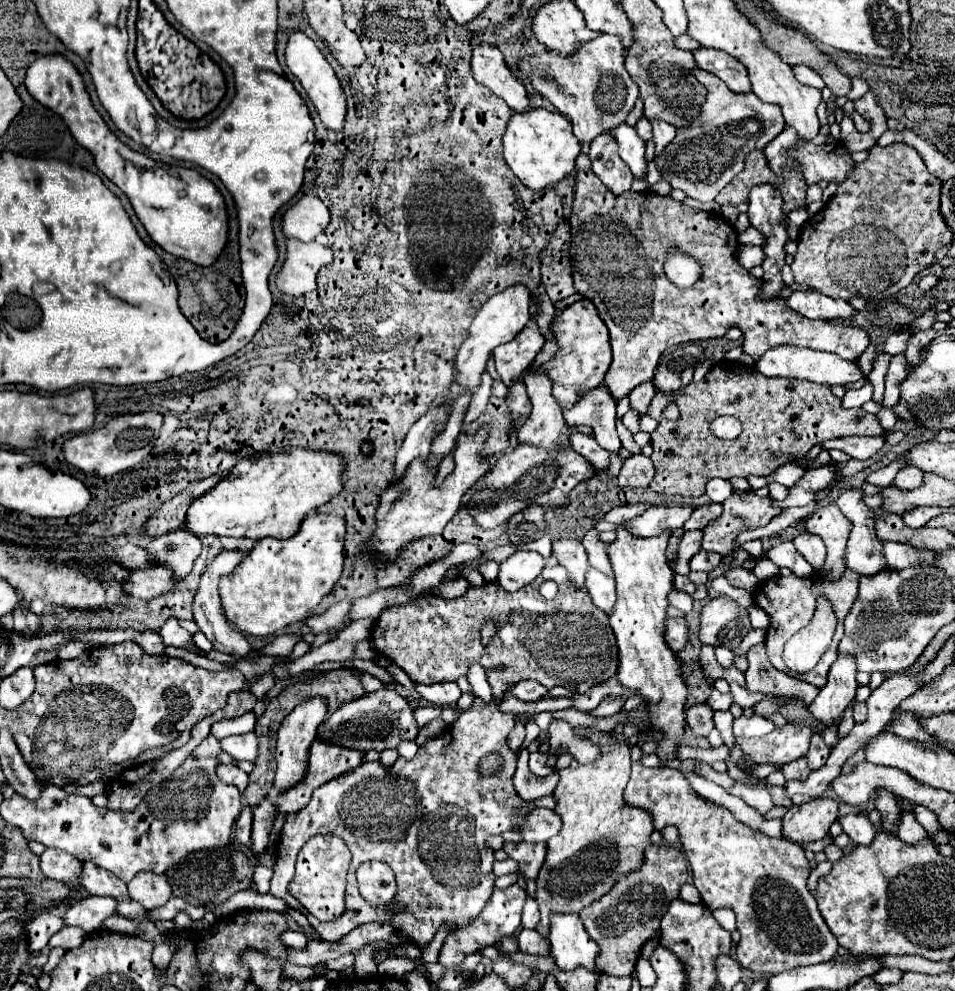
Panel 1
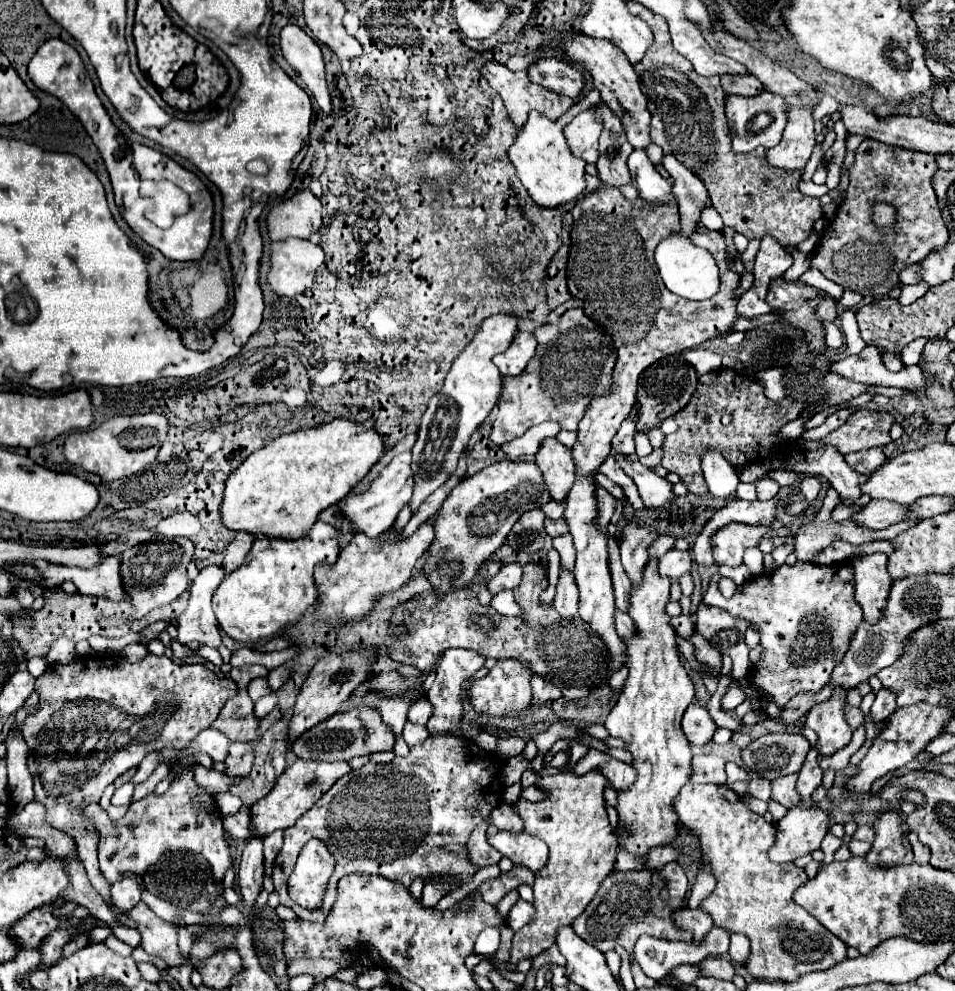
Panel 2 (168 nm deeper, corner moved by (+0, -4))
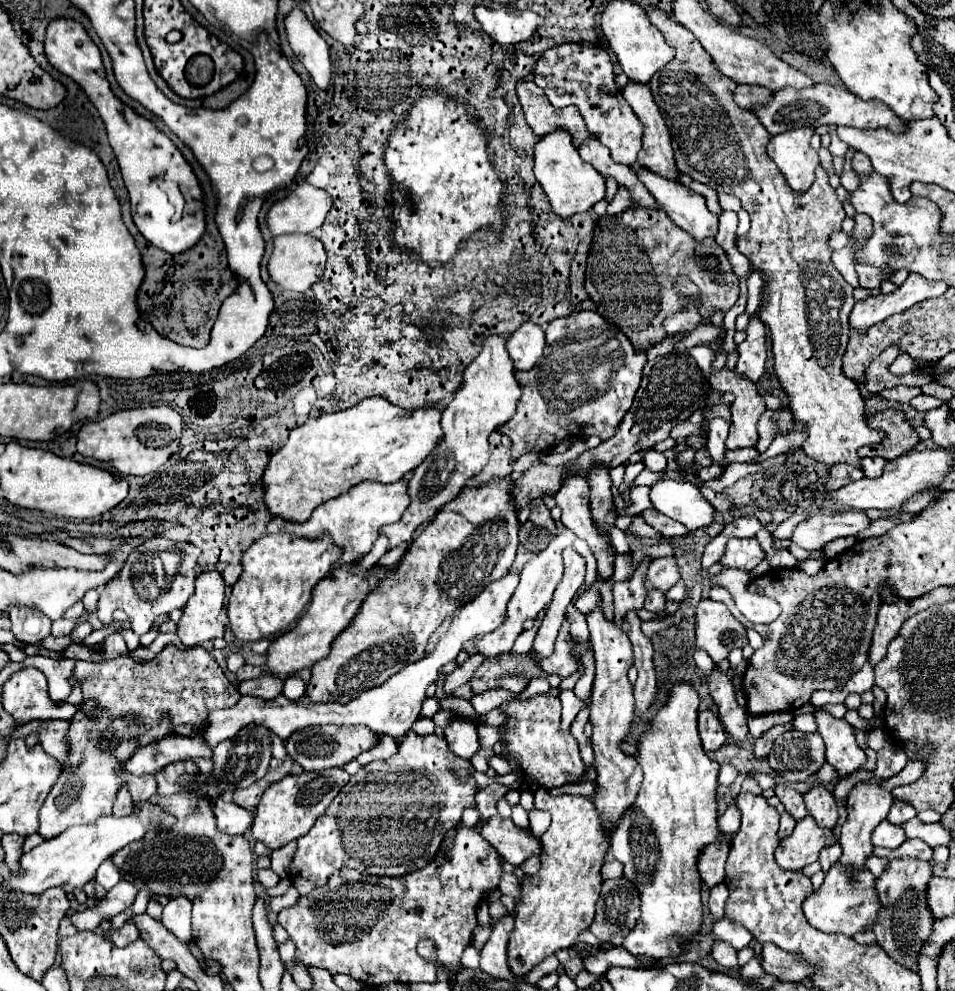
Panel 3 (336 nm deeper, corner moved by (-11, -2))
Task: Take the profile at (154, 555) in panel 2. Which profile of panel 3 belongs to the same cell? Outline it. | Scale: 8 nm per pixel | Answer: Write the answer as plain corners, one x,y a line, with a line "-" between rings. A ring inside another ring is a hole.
166,537
146,541
146,545
134,549
120,575
104,585
98,601
98,613
96,613
98,619
104,625
110,625
112,613
116,609
122,609
128,615
130,627
136,635
148,633
156,617
160,617
162,613
170,613
174,609
182,609
188,597
194,593
194,579
196,579
194,569
198,555
200,549
190,543
170,541

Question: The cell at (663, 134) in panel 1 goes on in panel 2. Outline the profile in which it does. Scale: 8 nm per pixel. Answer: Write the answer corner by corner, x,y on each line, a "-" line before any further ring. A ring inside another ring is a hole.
663,155
661,159
663,167
675,181
671,187
671,195
679,203
679,213
681,213
681,231
691,235
697,229
699,223
699,213
705,207
707,199
707,189
701,179
697,179
683,163
675,161
673,155

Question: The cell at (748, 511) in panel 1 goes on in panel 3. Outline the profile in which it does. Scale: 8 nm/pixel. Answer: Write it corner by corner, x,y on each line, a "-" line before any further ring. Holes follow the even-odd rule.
754,537
730,539
726,543
726,551
720,559
720,565
726,567
726,569
752,571
762,559
764,559
764,551
760,549
760,543

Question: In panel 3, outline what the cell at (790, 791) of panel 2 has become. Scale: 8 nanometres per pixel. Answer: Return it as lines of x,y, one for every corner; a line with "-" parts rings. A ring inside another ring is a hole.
776,787
774,793
776,793
776,797
784,803
786,811
788,811
796,821
800,821
800,819
804,819
804,817
808,815
806,805
804,805
804,799
802,799
802,795
800,795
798,791
794,791
794,789
790,789
790,787

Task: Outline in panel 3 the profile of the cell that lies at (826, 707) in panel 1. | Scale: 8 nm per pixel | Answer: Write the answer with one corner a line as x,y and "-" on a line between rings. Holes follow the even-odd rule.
814,709
818,733
826,743
826,763
830,763
838,777
846,777
866,763
866,753
854,739
852,727
844,719
836,719
822,709

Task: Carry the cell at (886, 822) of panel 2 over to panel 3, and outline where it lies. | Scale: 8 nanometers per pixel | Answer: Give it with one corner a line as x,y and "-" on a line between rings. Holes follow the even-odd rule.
894,859
890,861
882,877
876,881
876,891
882,905
882,911
878,911
878,919
872,929
876,935
876,943
884,949
884,953
890,959
894,959
898,965
910,971
918,969
918,953
926,943
934,925
934,917
926,901
930,879
932,879
932,867
928,861

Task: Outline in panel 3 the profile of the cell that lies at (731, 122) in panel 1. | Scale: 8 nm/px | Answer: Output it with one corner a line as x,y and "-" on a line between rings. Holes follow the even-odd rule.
826,83
812,85
806,89
782,89
782,93
772,95
772,103
766,109
756,109
756,117
762,121
770,135
778,135
796,127
818,127
818,125
848,125
858,129
878,129
882,125
890,125
890,129
898,129
902,119
894,117
886,105
878,105
878,101
864,101
858,95
850,93
842,87
832,87

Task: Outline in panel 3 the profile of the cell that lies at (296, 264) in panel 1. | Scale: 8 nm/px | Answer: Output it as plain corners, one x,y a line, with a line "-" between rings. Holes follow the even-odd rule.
294,233
294,235
274,237
274,251
272,251
272,257
268,261
268,273
276,285
280,285
288,291
304,293
316,281
320,281
320,277
324,273
324,265
326,265
324,245
318,239
314,239
312,235

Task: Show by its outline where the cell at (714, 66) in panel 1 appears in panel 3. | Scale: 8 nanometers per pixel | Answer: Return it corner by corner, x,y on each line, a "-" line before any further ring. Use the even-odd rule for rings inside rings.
738,85
734,91
736,105
746,111
754,111
760,105
768,105
770,97
772,93
766,93
766,89
754,87
754,85

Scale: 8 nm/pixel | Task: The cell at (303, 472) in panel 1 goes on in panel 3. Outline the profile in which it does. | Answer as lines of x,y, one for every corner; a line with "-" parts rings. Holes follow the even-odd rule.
368,397
358,405
338,411
332,415
322,415
318,419
308,419
304,425
292,429
288,443
272,455
266,471
264,471
264,493
266,505
272,515
278,515
288,521
306,521
310,513
330,501
350,491
354,485
362,481
380,481
380,483
396,483
412,473
442,441
440,427
442,407
438,403
430,403
428,409
416,409
412,413
402,407
392,405
384,397

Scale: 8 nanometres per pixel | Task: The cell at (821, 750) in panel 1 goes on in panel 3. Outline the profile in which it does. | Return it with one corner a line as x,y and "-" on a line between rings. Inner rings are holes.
816,783
806,795
804,795
804,803
808,813
816,819
816,823
820,827
826,829
834,829
836,821
838,821
838,809
836,809
836,801
834,797
826,791
824,785

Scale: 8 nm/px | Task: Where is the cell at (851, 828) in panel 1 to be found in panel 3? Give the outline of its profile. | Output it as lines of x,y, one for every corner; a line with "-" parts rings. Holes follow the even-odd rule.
882,821
874,833
872,833
872,843
876,847
888,847
888,849
896,849
906,841
904,831
898,825
892,825
888,821

